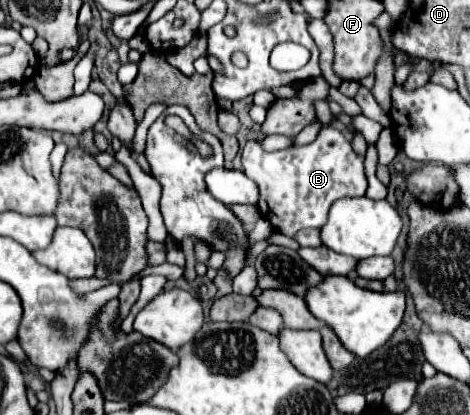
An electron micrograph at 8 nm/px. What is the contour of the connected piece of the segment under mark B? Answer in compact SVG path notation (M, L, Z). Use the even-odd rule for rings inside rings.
M332 126L320 130L318 138L306 146L292 146L278 152L262 150L258 140L248 140L242 150L242 170L258 184L258 210L274 230L294 236L304 228L322 228L334 200L344 196L364 196L368 182L364 176L364 158Z

